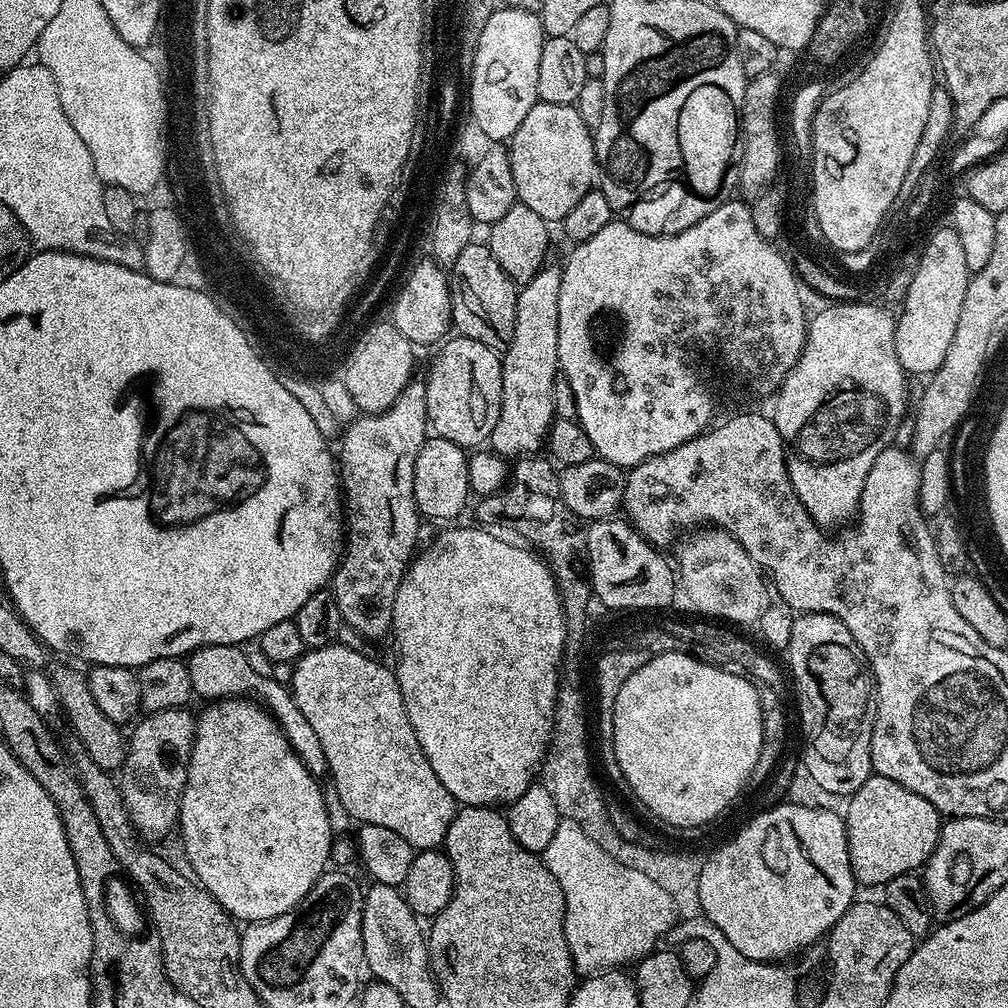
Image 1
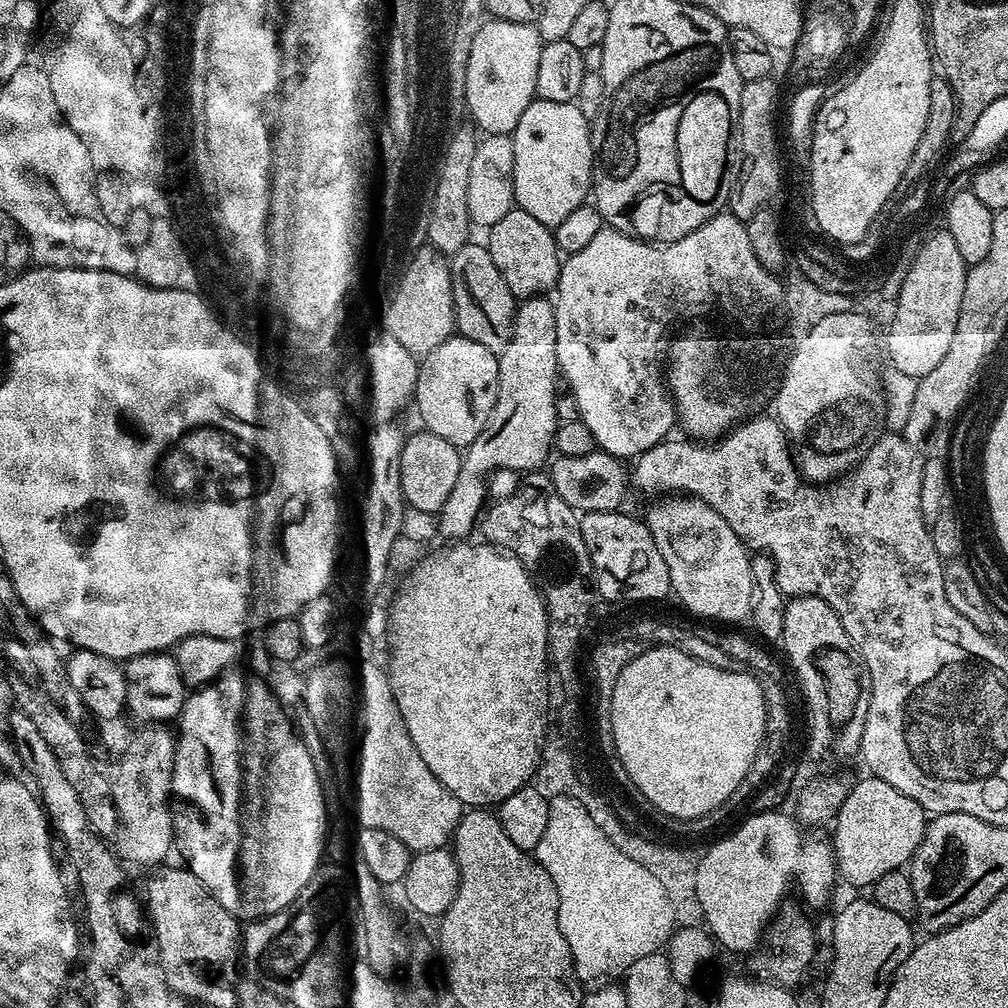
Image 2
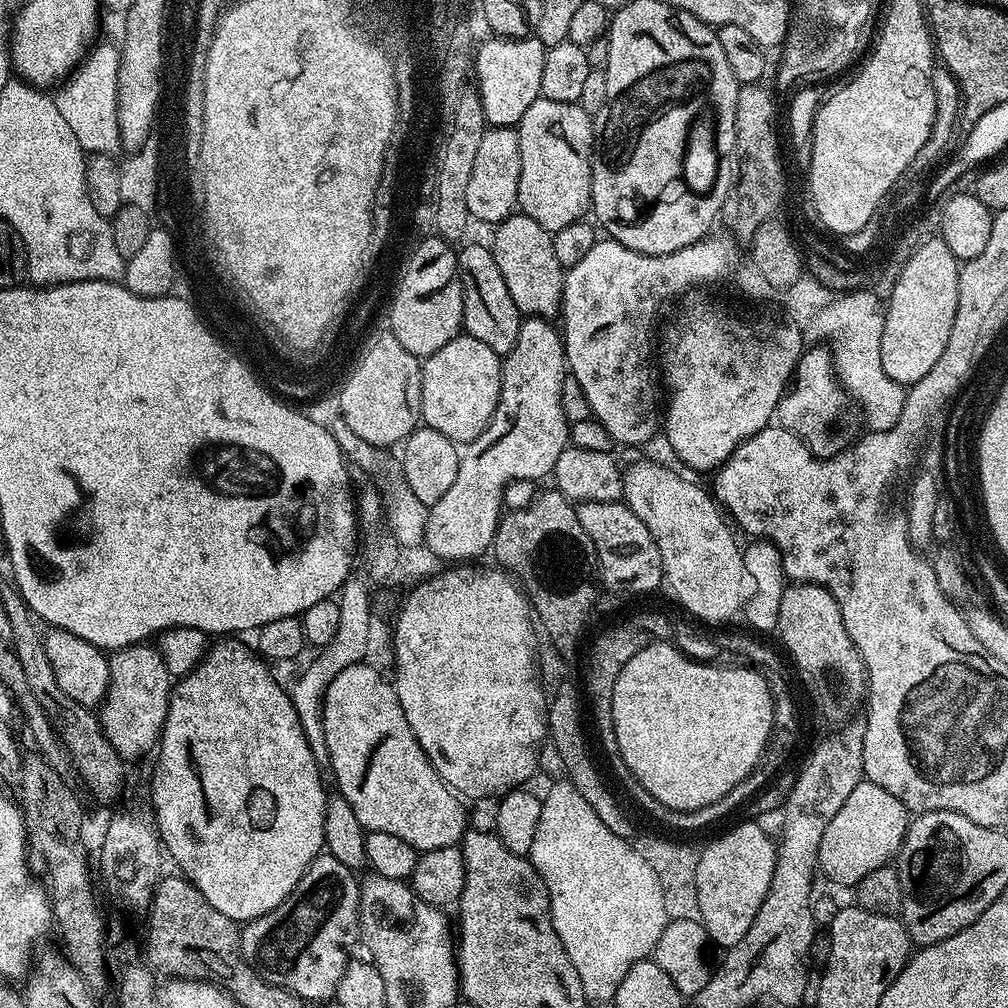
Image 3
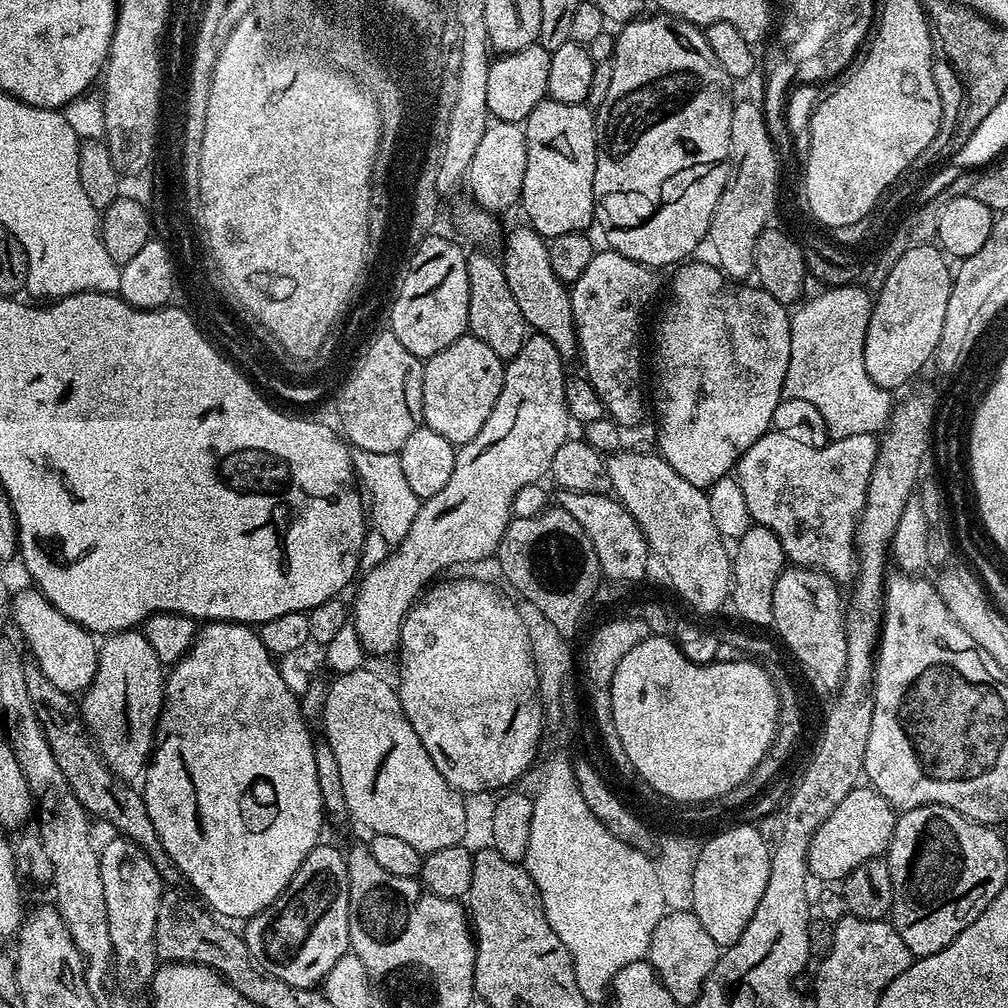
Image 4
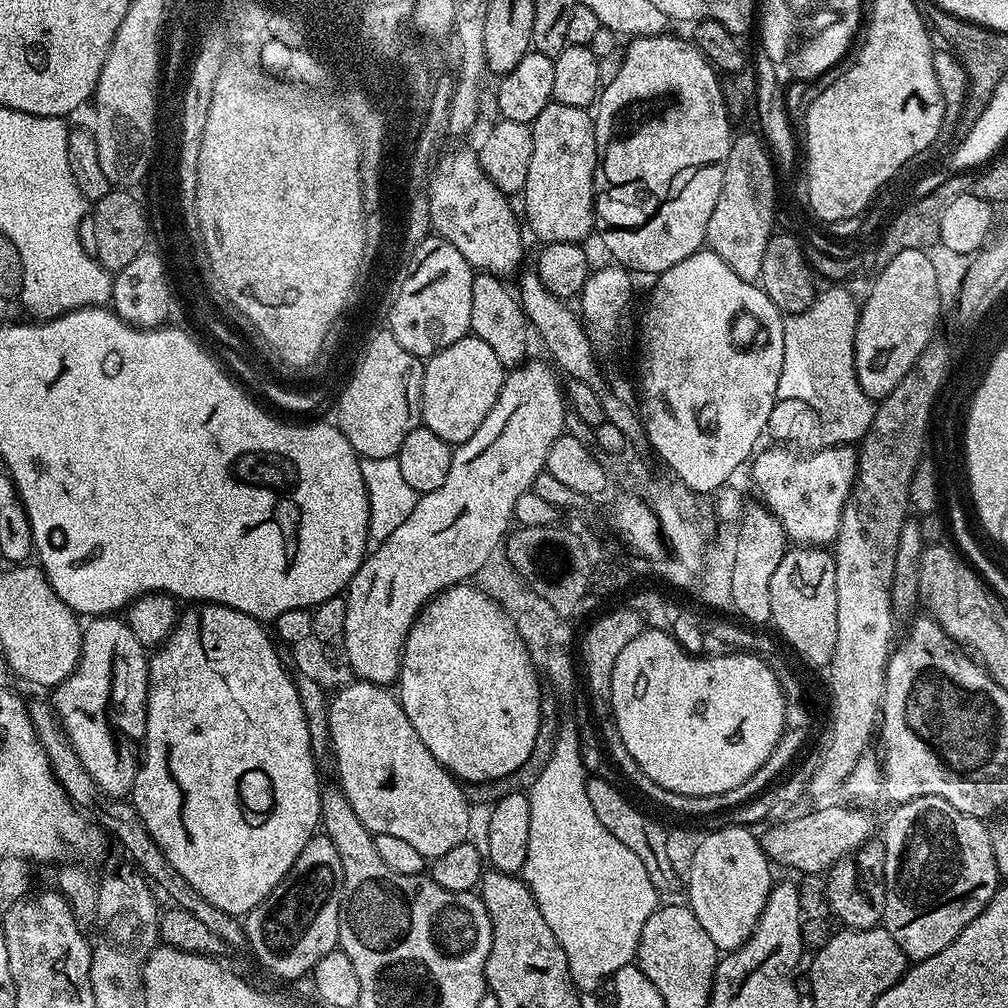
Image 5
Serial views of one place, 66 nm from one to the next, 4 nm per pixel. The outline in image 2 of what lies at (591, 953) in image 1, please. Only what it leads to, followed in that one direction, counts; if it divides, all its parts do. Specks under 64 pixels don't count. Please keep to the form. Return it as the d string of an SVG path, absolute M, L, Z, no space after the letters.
M557 796L549 803L548 809L550 819L534 855L558 890L558 926L562 930L562 938L566 938L570 946L576 974L584 982L604 982L616 978L612 976L623 977L638 958L646 958L646 954L654 954L667 945L677 927L672 899L662 882L654 878L645 865L634 862L610 842L580 800L573 796Z

